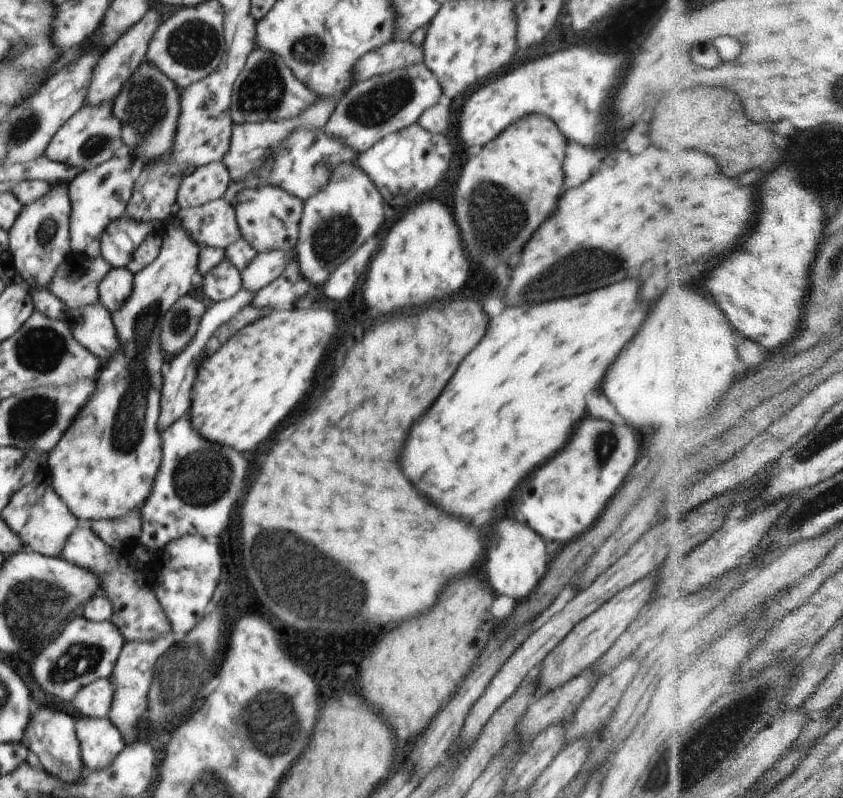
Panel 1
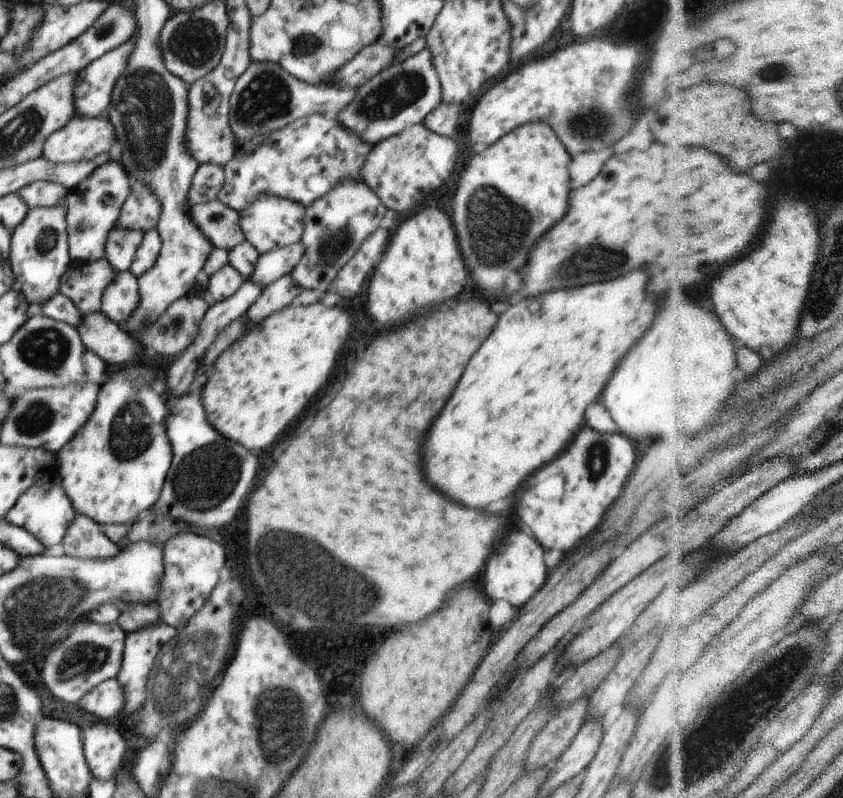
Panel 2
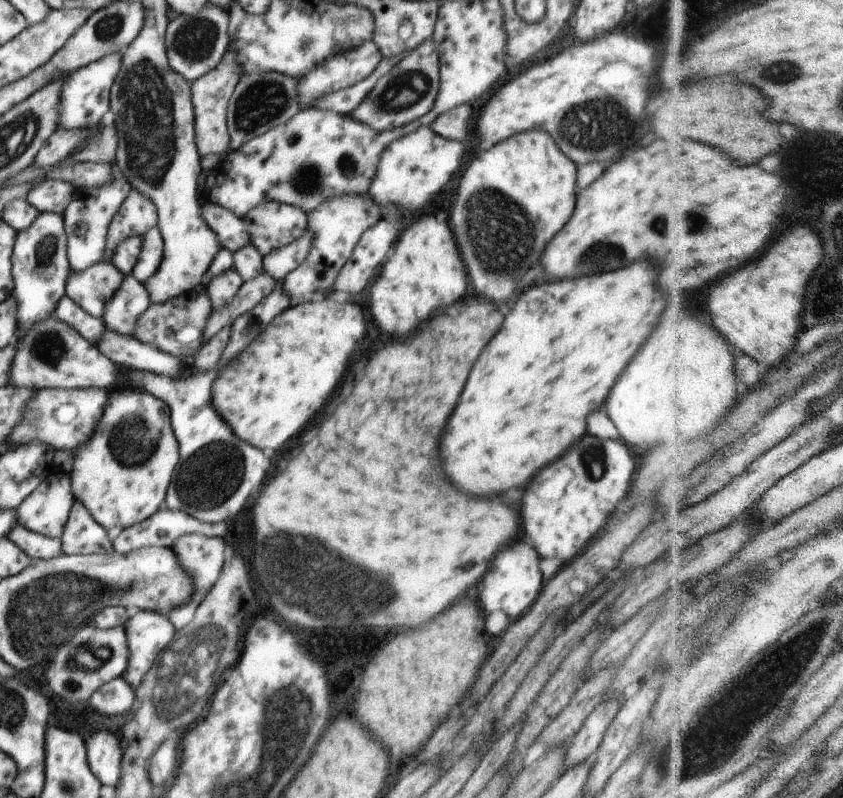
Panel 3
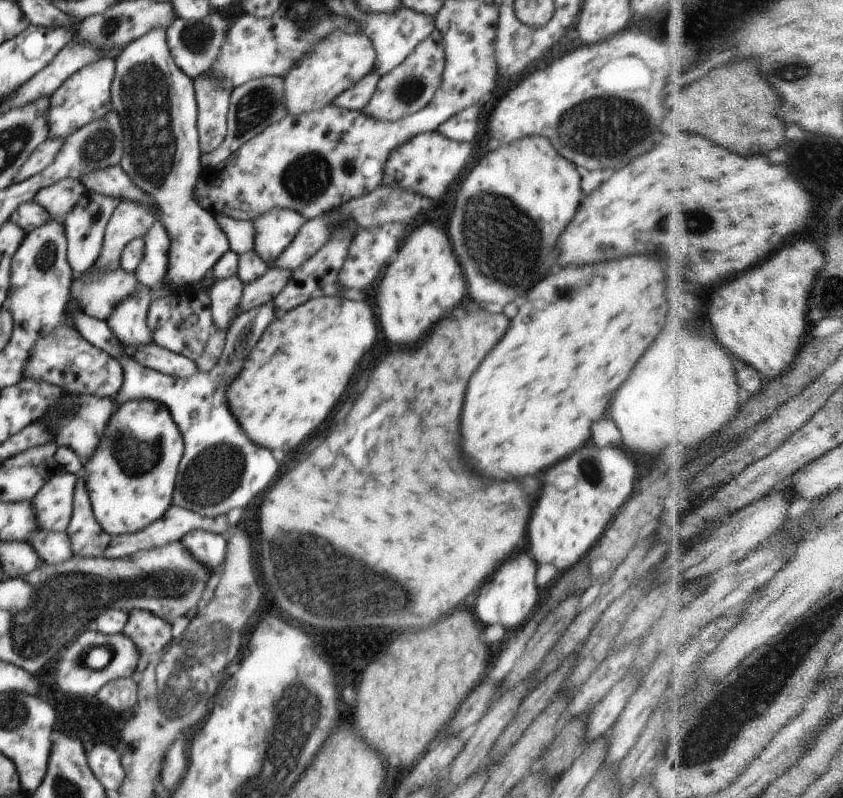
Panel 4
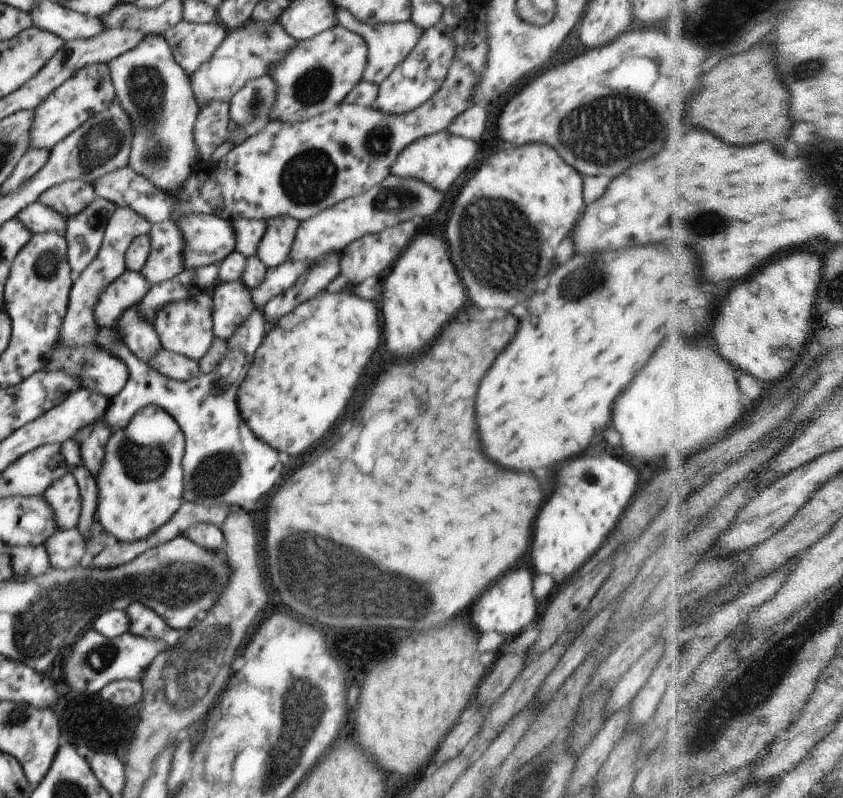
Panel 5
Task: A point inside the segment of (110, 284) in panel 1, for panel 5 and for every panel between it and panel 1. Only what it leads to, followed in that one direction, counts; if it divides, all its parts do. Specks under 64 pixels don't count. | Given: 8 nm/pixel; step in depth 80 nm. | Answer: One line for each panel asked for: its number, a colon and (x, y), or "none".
2: (120, 298)
3: (121, 312)
4: (128, 320)
5: (138, 334)

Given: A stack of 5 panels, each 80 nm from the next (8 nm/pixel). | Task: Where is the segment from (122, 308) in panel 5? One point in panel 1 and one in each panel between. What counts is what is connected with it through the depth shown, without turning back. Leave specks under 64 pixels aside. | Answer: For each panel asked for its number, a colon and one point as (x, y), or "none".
1: (76, 281)
2: (83, 284)
3: (90, 289)
4: (97, 291)

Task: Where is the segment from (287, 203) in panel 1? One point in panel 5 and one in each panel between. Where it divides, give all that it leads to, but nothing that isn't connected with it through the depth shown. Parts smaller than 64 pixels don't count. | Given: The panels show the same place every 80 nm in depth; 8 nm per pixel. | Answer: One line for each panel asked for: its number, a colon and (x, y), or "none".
2: (269, 222)
3: (271, 225)
4: (275, 229)
5: (273, 249)

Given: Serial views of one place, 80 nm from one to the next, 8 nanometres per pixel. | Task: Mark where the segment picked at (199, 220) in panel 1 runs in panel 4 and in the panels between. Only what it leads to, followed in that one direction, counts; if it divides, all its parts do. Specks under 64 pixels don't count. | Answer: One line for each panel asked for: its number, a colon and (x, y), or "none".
2: (219, 223)
3: (231, 230)
4: (240, 234)

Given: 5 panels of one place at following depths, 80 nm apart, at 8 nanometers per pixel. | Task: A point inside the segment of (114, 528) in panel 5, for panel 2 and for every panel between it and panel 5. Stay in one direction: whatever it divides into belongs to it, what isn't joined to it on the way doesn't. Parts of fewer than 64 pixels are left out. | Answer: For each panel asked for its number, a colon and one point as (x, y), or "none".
2: (114, 468)
3: (121, 475)
4: (129, 478)

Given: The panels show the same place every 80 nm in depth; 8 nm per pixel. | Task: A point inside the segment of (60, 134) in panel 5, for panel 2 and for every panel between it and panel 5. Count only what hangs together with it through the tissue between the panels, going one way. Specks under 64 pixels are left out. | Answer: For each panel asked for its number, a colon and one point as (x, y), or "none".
2: (93, 92)
3: (85, 95)
4: (84, 96)

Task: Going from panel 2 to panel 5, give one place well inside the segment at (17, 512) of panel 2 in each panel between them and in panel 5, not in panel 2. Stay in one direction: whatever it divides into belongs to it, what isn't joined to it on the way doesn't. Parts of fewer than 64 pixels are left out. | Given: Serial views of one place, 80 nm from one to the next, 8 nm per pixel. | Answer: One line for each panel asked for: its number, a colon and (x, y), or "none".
3: (45, 511)
4: (52, 505)
5: (63, 495)

